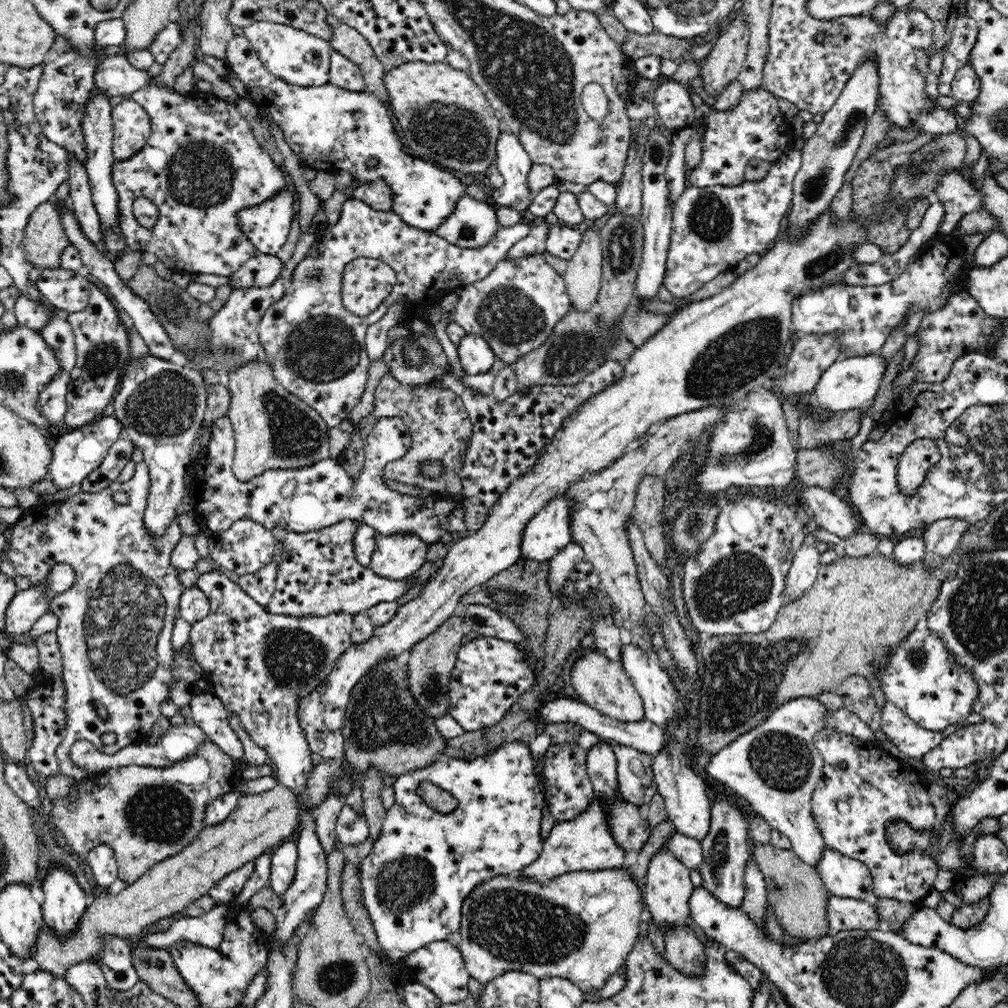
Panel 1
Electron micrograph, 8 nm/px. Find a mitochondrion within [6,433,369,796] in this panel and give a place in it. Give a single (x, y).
(123, 626)

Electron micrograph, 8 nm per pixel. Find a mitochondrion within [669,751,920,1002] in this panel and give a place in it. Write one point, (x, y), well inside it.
(717, 849)

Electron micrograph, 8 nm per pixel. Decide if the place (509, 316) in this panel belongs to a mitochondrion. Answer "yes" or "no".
yes

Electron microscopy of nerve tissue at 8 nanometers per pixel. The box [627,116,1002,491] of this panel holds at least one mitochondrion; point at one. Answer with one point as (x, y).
(749, 349)

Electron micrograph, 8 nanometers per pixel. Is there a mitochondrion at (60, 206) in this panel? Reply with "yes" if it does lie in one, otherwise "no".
no

